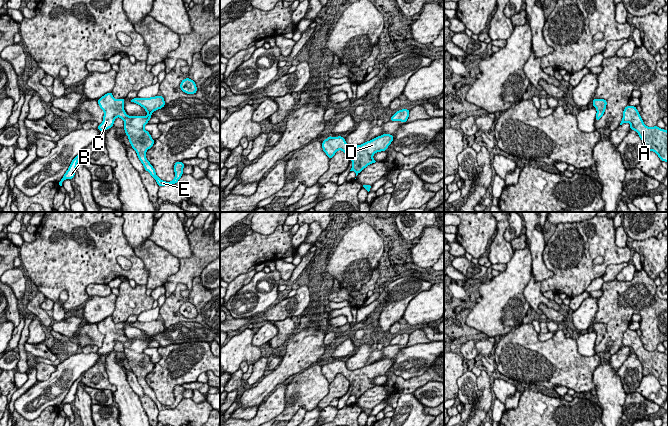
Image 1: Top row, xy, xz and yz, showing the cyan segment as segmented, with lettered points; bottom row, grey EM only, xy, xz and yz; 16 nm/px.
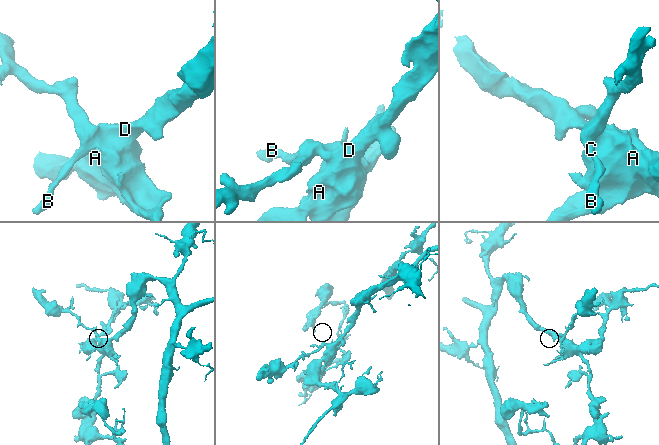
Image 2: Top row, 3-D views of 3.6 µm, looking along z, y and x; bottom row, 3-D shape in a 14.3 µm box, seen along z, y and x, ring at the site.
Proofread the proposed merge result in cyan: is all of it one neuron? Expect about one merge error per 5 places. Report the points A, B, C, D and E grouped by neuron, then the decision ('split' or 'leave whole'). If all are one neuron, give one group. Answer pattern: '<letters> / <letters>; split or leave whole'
A B C D E; leave whole

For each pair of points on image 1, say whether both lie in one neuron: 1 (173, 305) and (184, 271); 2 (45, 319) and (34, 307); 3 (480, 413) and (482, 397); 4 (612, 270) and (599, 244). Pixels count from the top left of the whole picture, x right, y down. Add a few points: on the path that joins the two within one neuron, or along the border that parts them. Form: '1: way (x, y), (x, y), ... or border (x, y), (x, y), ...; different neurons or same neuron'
1: border (187, 285), (179, 283), (166, 298); different neurons
2: way (43, 316), (37, 310); same neuron
3: way (480, 409), (482, 401); same neuron
4: border (627, 262), (609, 264), (602, 277); different neurons

